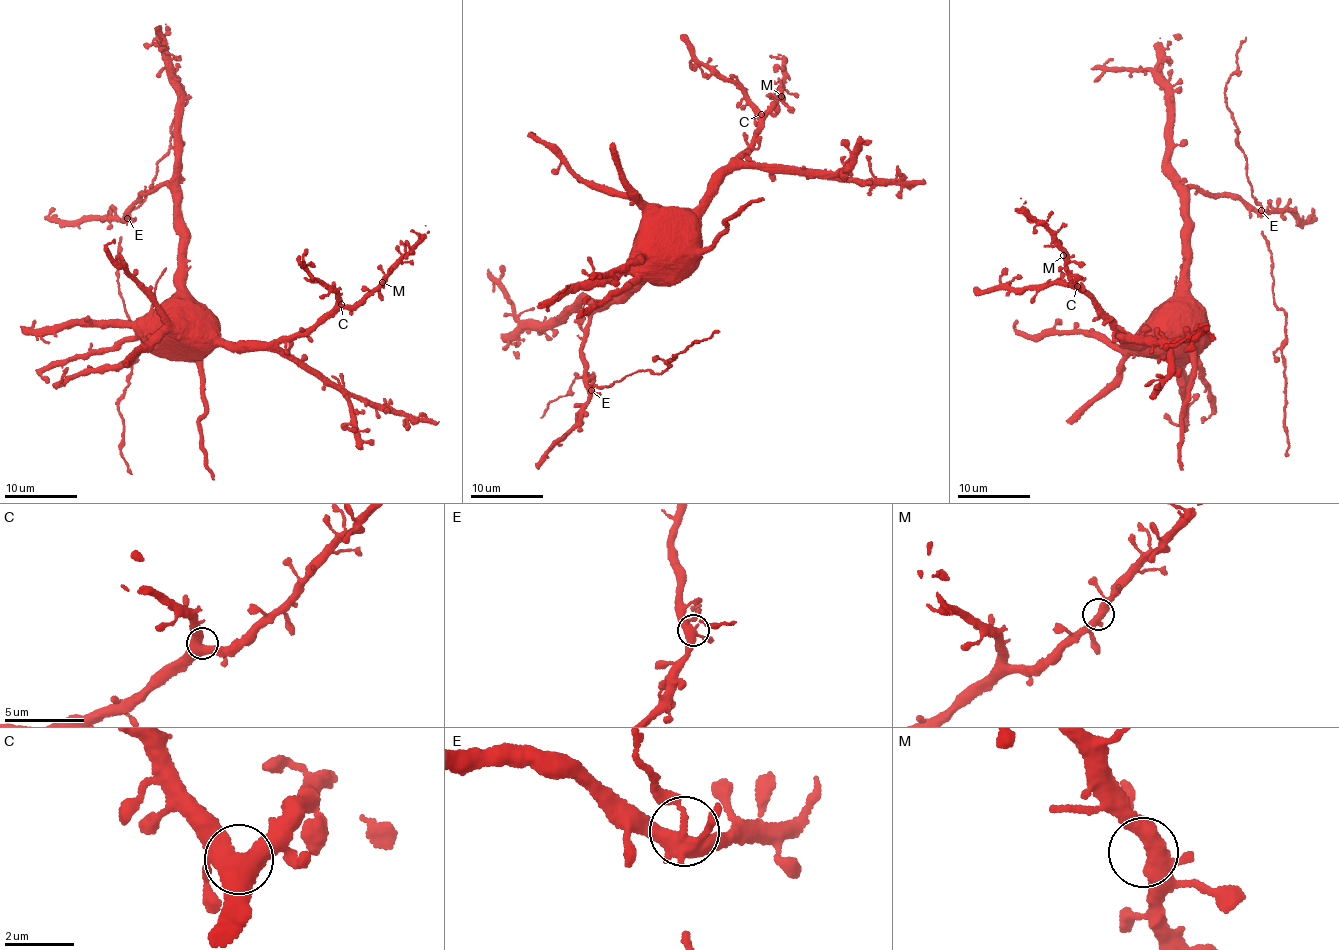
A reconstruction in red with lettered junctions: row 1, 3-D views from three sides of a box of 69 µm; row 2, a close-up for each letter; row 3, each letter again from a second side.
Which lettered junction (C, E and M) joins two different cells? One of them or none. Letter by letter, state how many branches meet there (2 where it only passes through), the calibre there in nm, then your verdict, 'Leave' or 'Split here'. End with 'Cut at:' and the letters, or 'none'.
C: Branches: 4. Thickness 500 nm. Leave
E: Branches: 4. Thickness 400 nm. Leave
M: Branches: 4. Thickness 400 nm. Leave
Cut at: none

